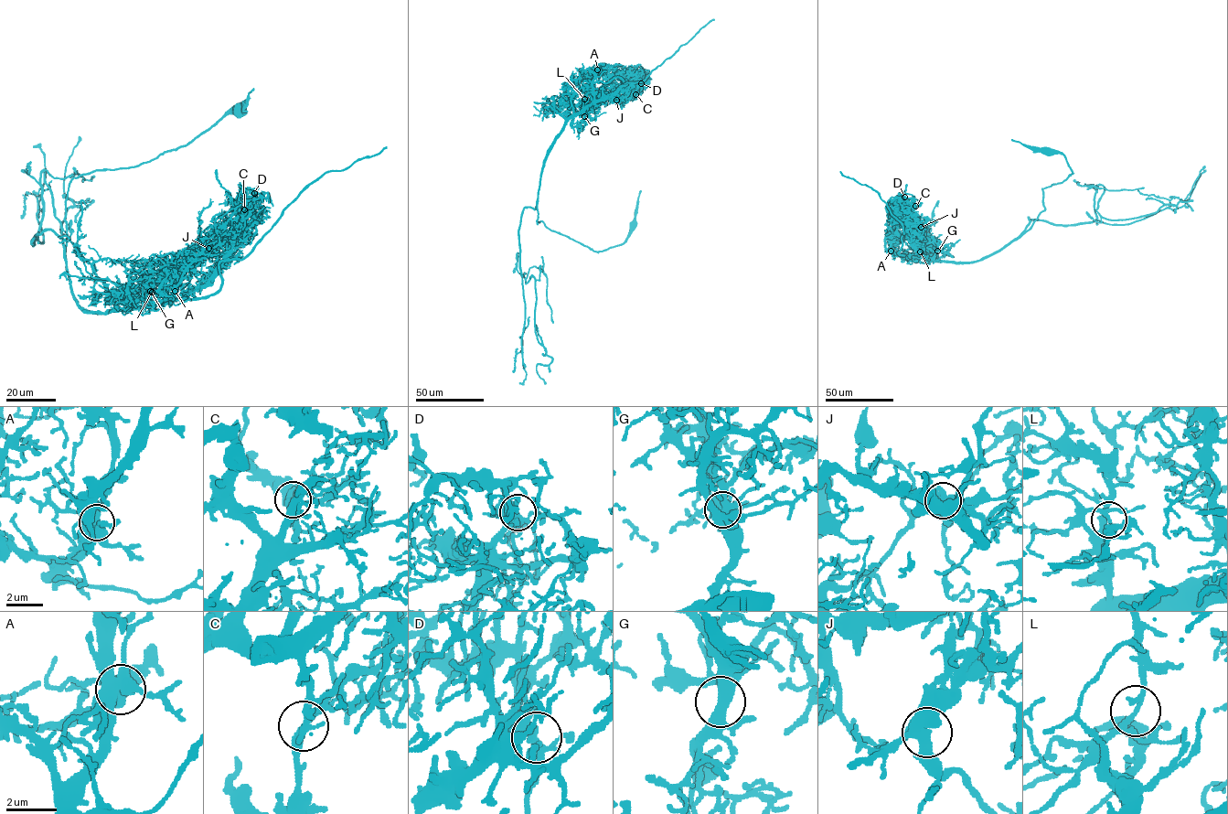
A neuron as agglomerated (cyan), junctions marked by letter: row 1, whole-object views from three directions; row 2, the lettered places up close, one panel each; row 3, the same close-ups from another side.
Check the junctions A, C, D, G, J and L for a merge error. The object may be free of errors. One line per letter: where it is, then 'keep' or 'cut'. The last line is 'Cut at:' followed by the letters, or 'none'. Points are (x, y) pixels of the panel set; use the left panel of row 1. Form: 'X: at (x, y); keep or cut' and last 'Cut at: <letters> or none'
A: at (175, 291); keep
C: at (244, 209); keep
D: at (254, 193); keep
G: at (150, 291); keep
J: at (208, 248); keep
L: at (152, 292); cut
Cut at: L

